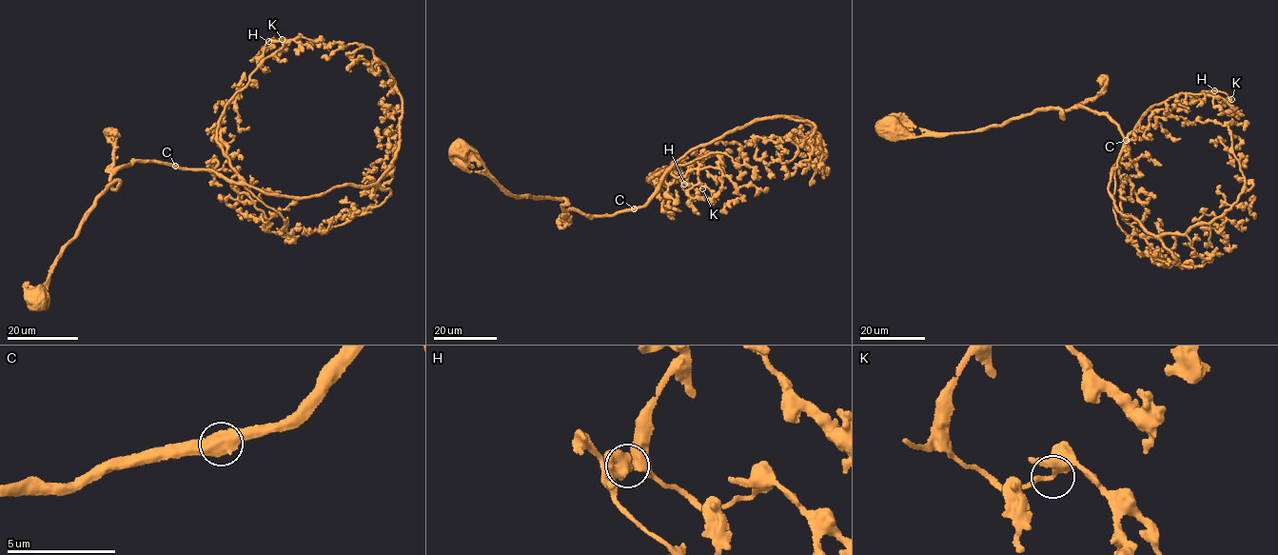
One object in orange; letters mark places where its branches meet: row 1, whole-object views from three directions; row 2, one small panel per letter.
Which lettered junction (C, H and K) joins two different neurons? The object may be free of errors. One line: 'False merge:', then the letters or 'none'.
False merge: none

